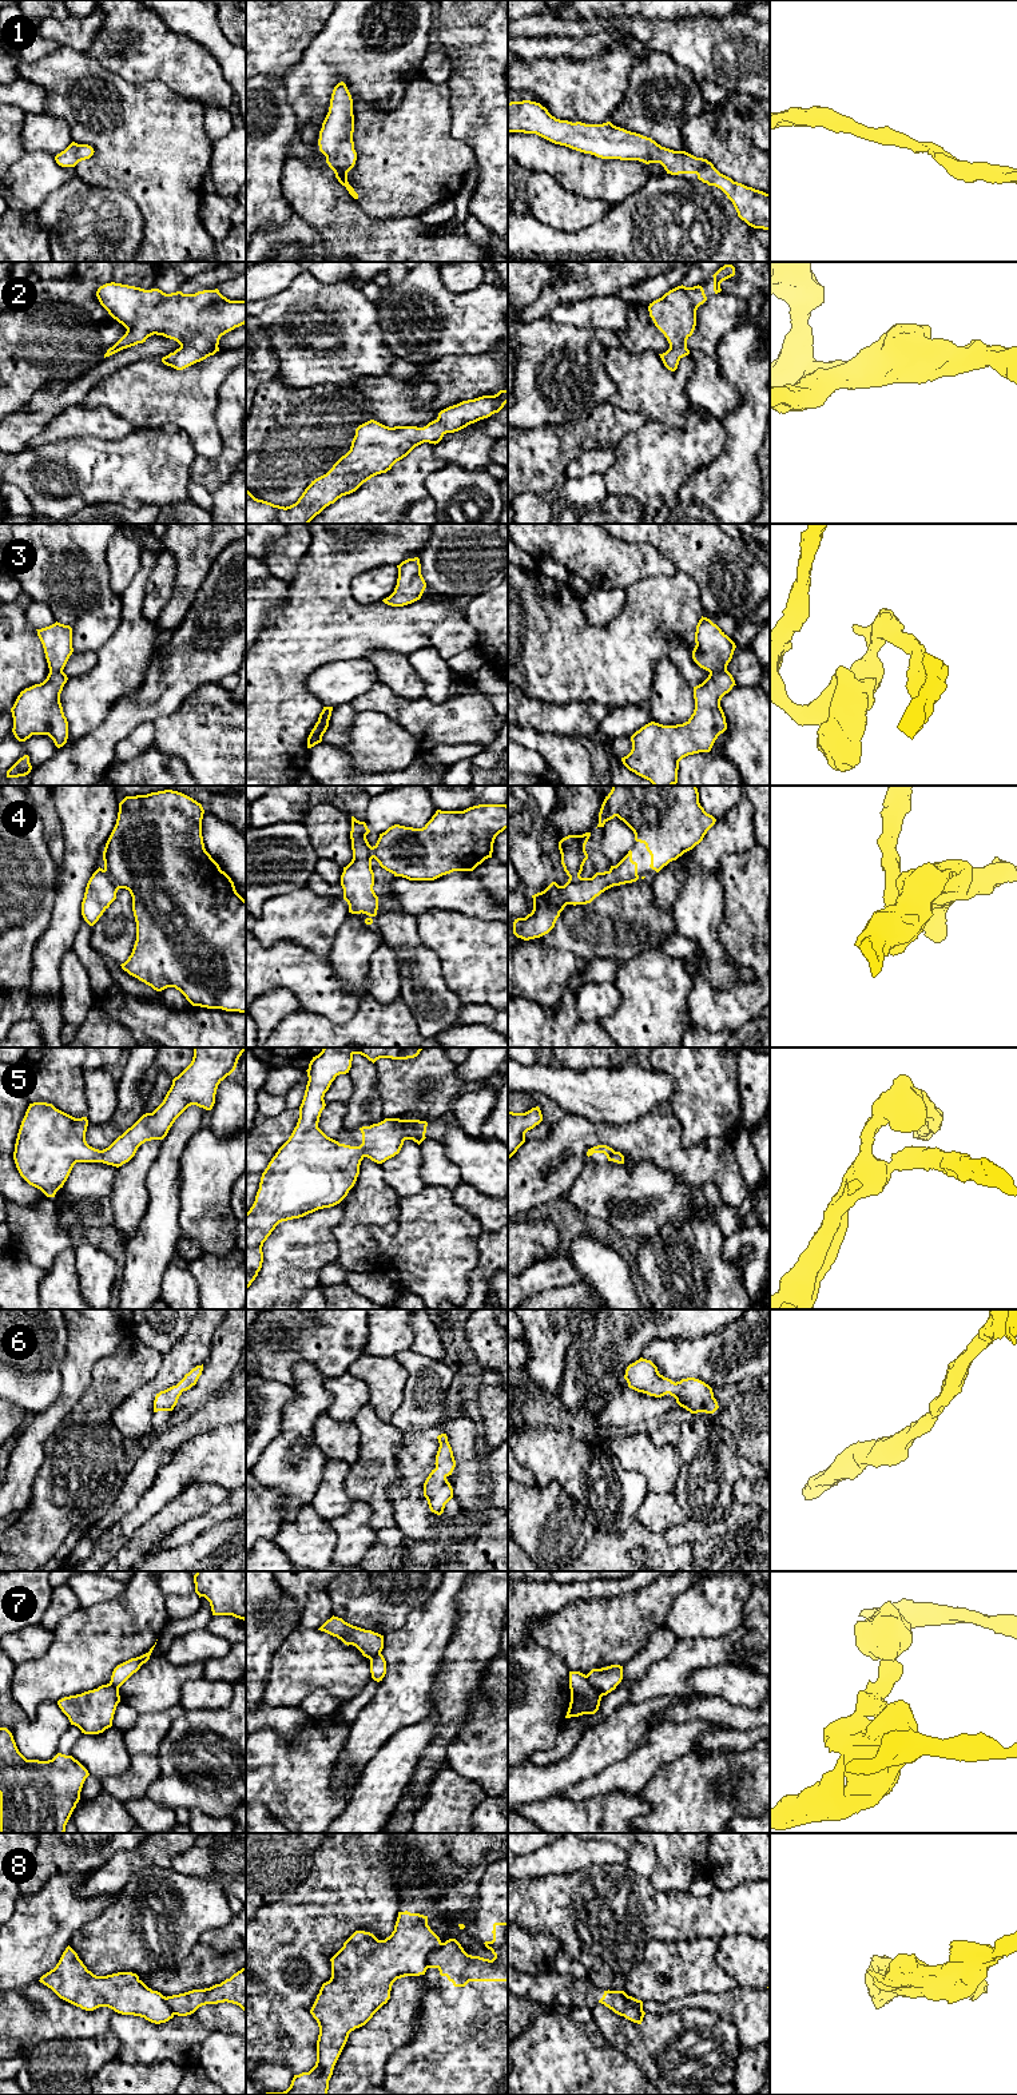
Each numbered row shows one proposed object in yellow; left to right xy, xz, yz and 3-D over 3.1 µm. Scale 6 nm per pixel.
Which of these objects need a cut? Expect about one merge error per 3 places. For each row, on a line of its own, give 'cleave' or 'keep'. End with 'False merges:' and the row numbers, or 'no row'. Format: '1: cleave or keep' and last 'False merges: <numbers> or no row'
1: keep
2: keep
3: cleave
4: keep
5: keep
6: keep
7: cleave
8: cleave
False merges: 3, 7, 8

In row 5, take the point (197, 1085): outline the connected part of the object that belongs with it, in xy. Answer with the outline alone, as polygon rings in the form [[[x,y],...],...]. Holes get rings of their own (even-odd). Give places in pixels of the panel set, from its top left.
[[[194,1048],[191,1064],[172,1080],[163,1102],[103,1150],[86,1141],[87,1117],[75,1118],[47,1102],[29,1104],[13,1152],[20,1176],[47,1197],[55,1197],[76,1162],[122,1166],[146,1141],[163,1140],[188,1106],[211,1110],[218,1085],[235,1070],[245,1050]]]

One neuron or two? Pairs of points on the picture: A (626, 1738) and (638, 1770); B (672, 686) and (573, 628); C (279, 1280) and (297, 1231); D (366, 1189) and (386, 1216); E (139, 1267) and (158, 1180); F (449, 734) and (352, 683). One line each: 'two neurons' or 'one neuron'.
A: two neurons
B: two neurons
C: one neuron
D: one neuron
E: one neuron
F: two neurons

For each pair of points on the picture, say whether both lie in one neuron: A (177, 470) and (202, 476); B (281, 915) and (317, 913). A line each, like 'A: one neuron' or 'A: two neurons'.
A: two neurons
B: one neuron

